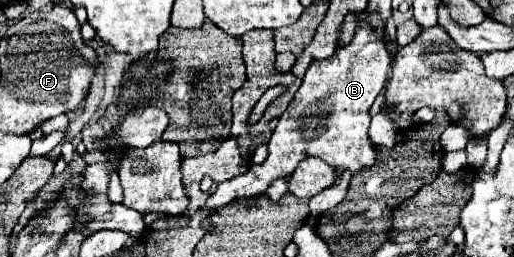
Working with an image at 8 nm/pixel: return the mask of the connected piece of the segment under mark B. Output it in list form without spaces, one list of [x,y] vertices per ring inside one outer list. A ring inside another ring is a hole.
[[[367,24],[357,28],[353,42],[341,48],[341,52],[335,52],[325,60],[313,60],[291,104],[279,116],[279,124],[267,144],[269,154],[265,162],[252,164],[245,174],[221,182],[205,206],[215,210],[235,198],[259,196],[273,180],[291,176],[297,164],[307,156],[323,158],[335,170],[335,184],[341,180],[343,172],[357,174],[361,168],[371,166],[375,162],[375,150],[367,136],[371,122],[369,108],[385,84],[389,66],[391,56],[387,54],[383,34]]]

